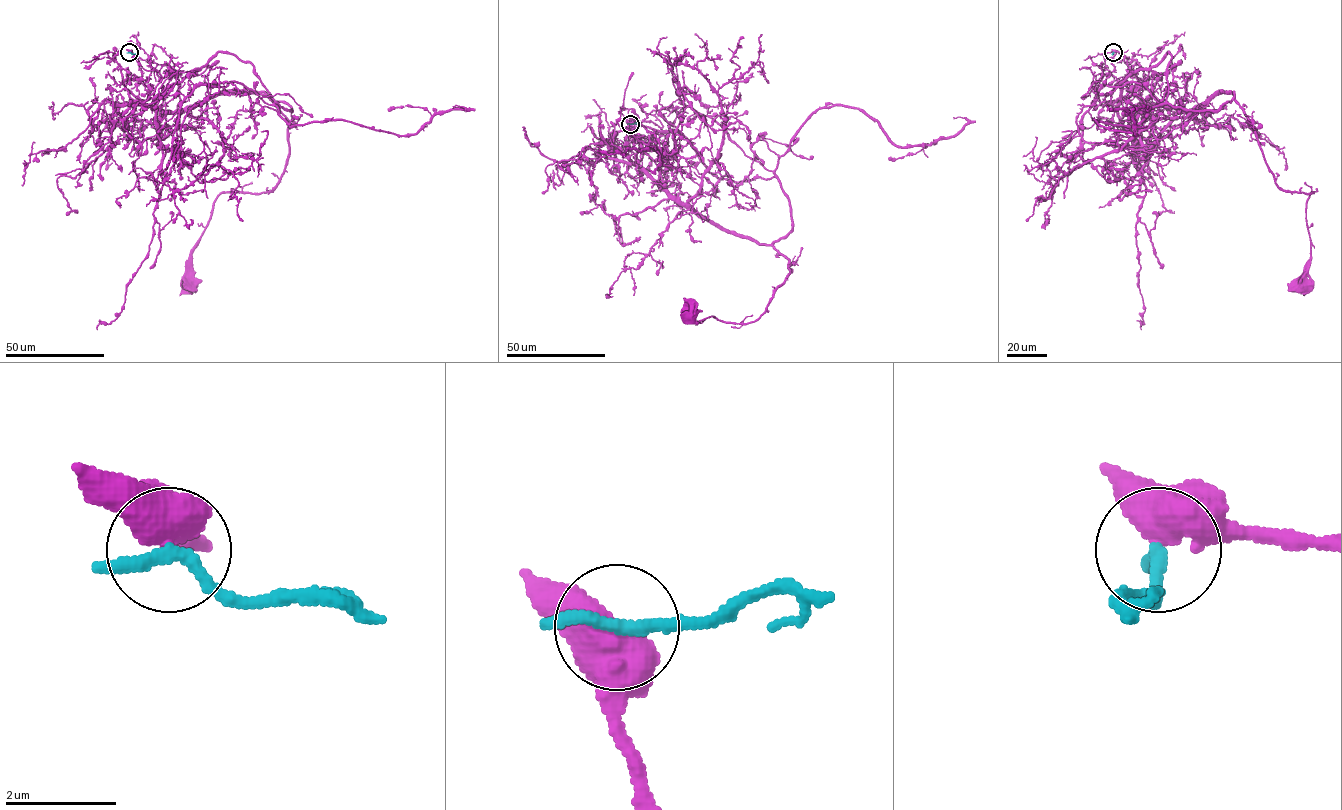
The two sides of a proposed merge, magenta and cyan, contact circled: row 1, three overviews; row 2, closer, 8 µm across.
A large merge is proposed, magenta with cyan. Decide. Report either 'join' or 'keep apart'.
keep apart

